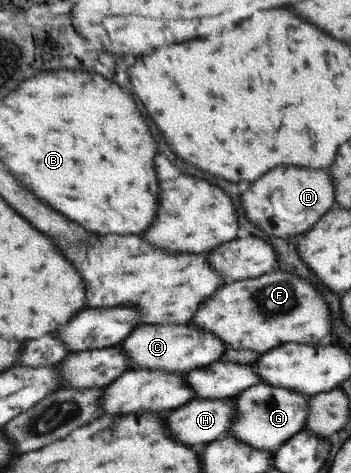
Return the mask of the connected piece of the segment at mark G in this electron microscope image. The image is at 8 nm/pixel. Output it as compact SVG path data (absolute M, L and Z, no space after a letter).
M264 383L239 394L231 398L234 401L233 409L237 408L237 413L233 415L233 427L227 431L227 436L235 437L253 448L277 451L291 437L297 436L307 423L310 406L309 397L305 394Z

